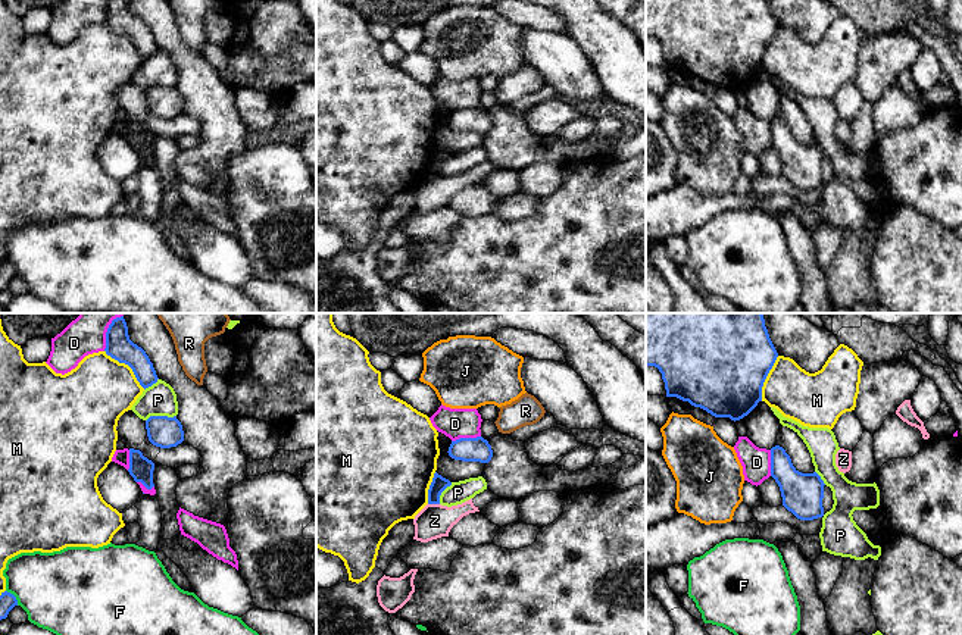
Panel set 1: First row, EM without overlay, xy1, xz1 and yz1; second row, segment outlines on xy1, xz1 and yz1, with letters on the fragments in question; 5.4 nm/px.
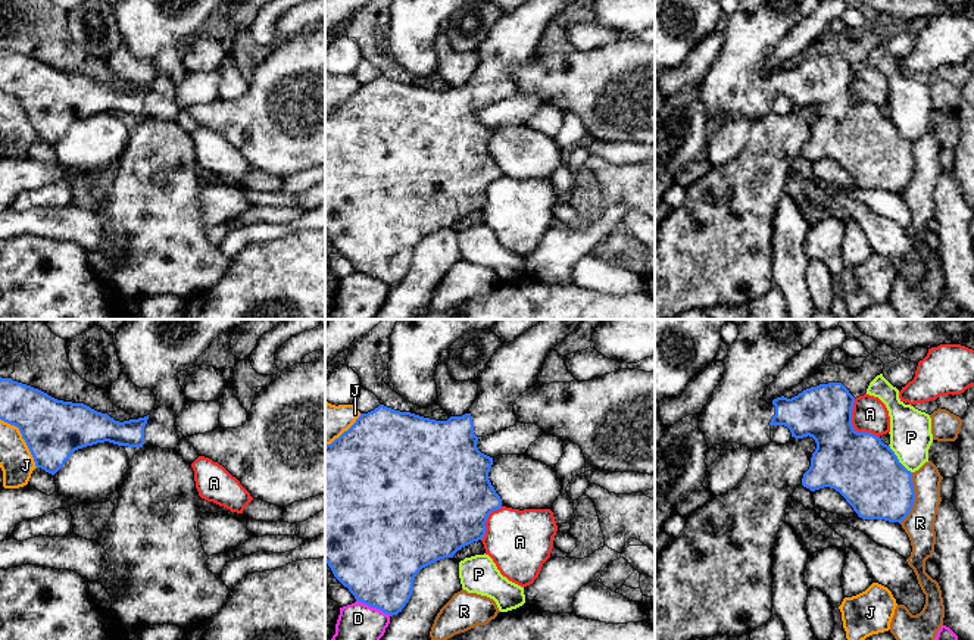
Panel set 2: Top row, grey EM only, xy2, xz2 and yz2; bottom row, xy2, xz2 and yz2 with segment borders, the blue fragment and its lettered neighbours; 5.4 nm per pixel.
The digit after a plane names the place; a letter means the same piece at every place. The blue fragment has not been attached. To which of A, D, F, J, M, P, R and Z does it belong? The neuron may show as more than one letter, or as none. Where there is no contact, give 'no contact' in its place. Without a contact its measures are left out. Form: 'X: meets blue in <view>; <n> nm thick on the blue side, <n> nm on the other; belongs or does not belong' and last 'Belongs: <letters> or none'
A: meets blue in yz2; 360 nm thick on the blue side, 190 nm on the other; does not belong
D: meets blue in xz2; 440 nm thick on the blue side, 200 nm on the other; does not belong
F: meets blue in xy1; 90 nm thick on the blue side, 440 nm on the other; does not belong
J: meets blue in xy2; 320 nm thick on the blue side, 190 nm on the other; does not belong
M: meets blue in xy1; 140 nm thick on the blue side, 360 nm on the other; does not belong
P: meets blue in xy1; 170 nm thick on the blue side, 180 nm on the other; does not belong
R: meets blue in yz2; 360 nm thick on the blue side, 160 nm on the other; does not belong
Z: meets blue in xz1; 90 nm thick on the blue side, 190 nm on the other; does not belong
Belongs: none

